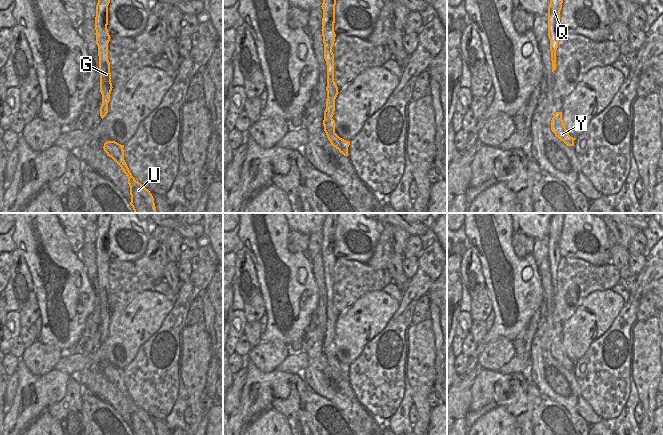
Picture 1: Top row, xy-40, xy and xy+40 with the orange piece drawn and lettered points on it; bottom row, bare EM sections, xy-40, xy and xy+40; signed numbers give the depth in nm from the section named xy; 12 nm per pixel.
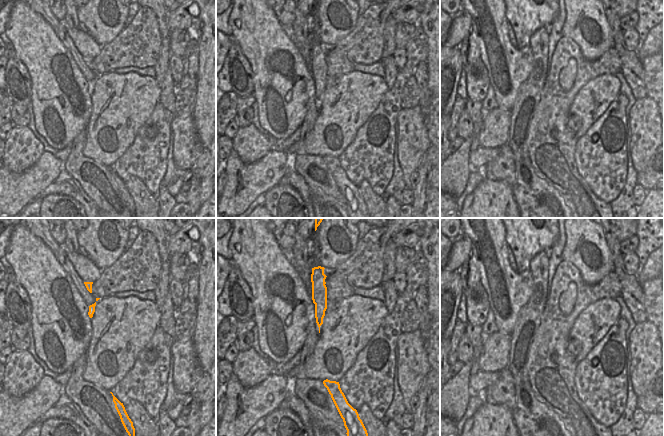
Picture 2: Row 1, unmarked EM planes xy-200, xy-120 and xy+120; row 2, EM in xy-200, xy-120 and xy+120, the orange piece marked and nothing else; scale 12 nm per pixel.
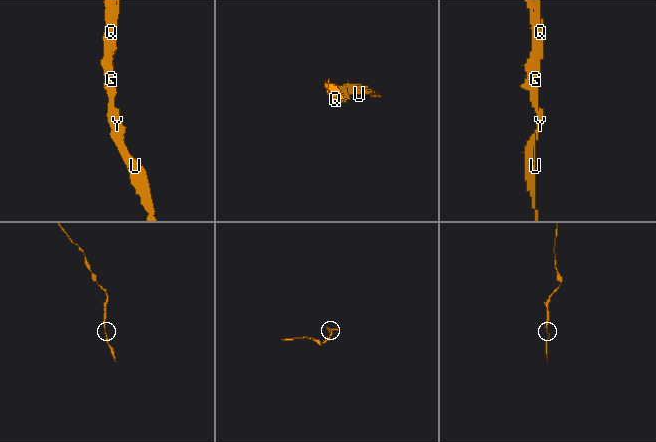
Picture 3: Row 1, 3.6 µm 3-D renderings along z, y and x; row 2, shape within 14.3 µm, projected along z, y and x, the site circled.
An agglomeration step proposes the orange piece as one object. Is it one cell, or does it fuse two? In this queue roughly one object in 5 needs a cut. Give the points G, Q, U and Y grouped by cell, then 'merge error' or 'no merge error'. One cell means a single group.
G Q U Y; no merge error

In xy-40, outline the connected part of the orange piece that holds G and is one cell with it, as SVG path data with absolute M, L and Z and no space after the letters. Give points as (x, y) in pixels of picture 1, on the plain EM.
M99 213L98 227L96 229L95 254L96 268L98 270L99 295L100 295L100 316L102 318L102 329L100 340L103 343L108 337L108 327L112 315L110 286L108 284L108 229L110 227L112 213Z

